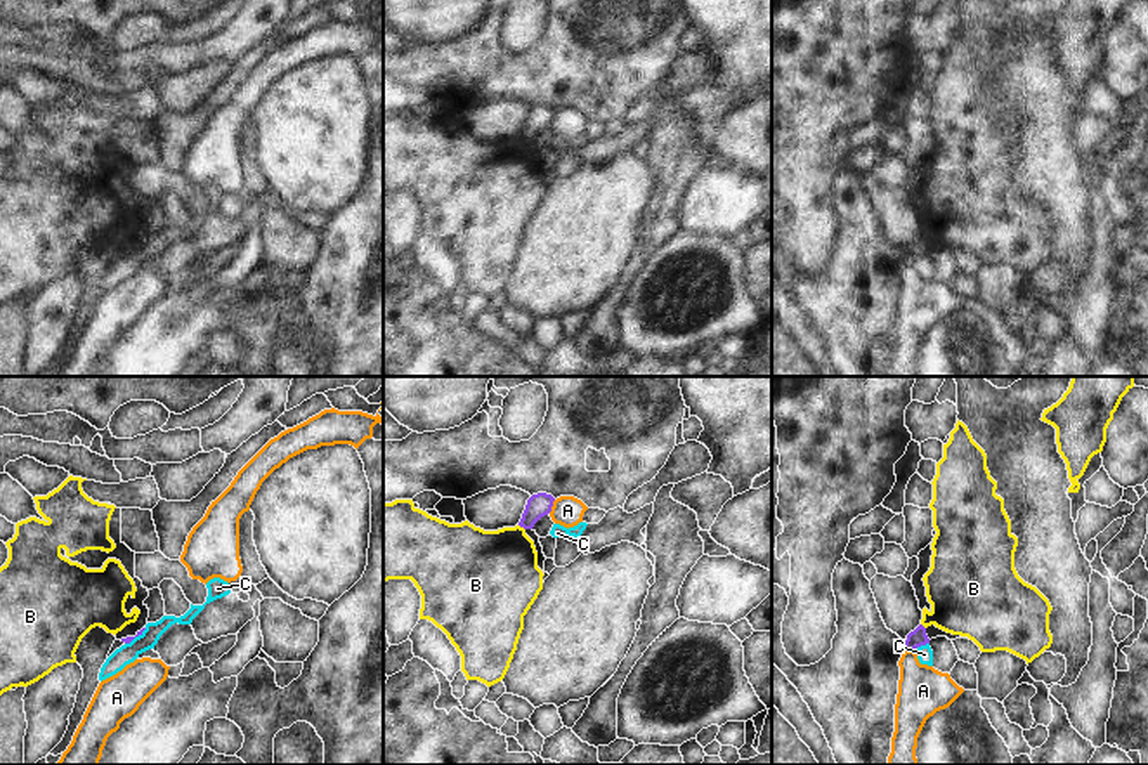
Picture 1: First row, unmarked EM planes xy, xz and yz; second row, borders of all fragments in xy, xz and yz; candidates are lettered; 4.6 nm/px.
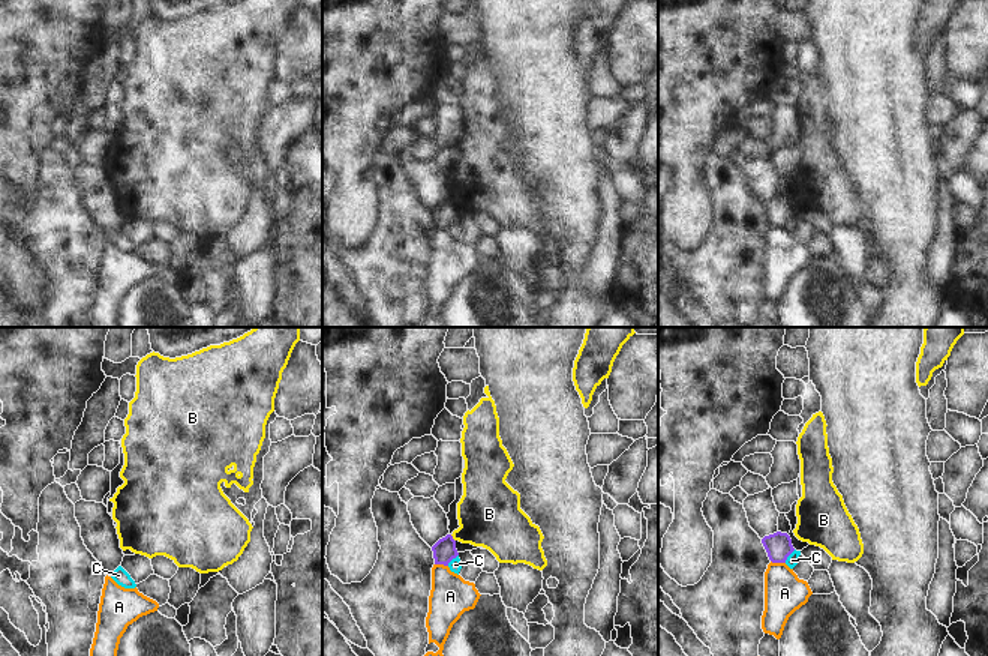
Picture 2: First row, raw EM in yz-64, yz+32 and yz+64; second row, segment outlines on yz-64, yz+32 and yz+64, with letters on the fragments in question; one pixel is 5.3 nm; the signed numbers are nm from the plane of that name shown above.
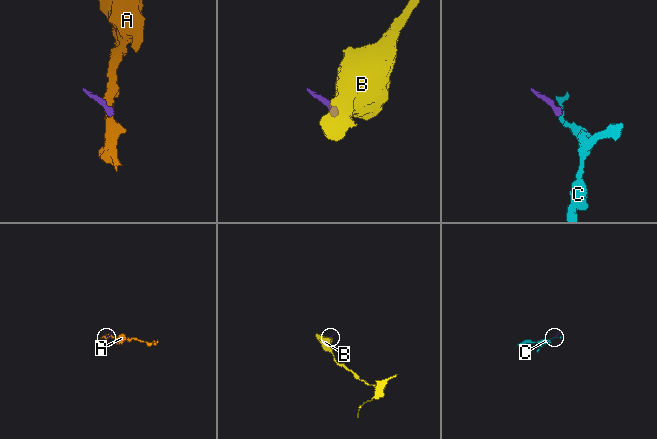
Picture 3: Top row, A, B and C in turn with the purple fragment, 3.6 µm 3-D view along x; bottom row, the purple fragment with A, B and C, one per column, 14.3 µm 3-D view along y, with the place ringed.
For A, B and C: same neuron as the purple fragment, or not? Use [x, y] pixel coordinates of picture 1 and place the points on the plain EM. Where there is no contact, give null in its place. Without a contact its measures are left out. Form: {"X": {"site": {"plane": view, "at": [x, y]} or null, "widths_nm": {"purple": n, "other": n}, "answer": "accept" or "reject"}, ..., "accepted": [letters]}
{"A": {"site": {"plane": "xz", "at": [552, 117]}, "widths_nm": {"purple": 110, "other": 140}, "answer": "reject"}, "B": {"site": {"plane": "xz", "at": [522, 137]}, "widths_nm": {"purple": 110, "other": 380}, "answer": "reject"}, "C": {"site": {"plane": "yz", "at": [919, 257]}, "widths_nm": {"purple": 80, "other": 80}, "answer": "reject"}, "accepted": []}

